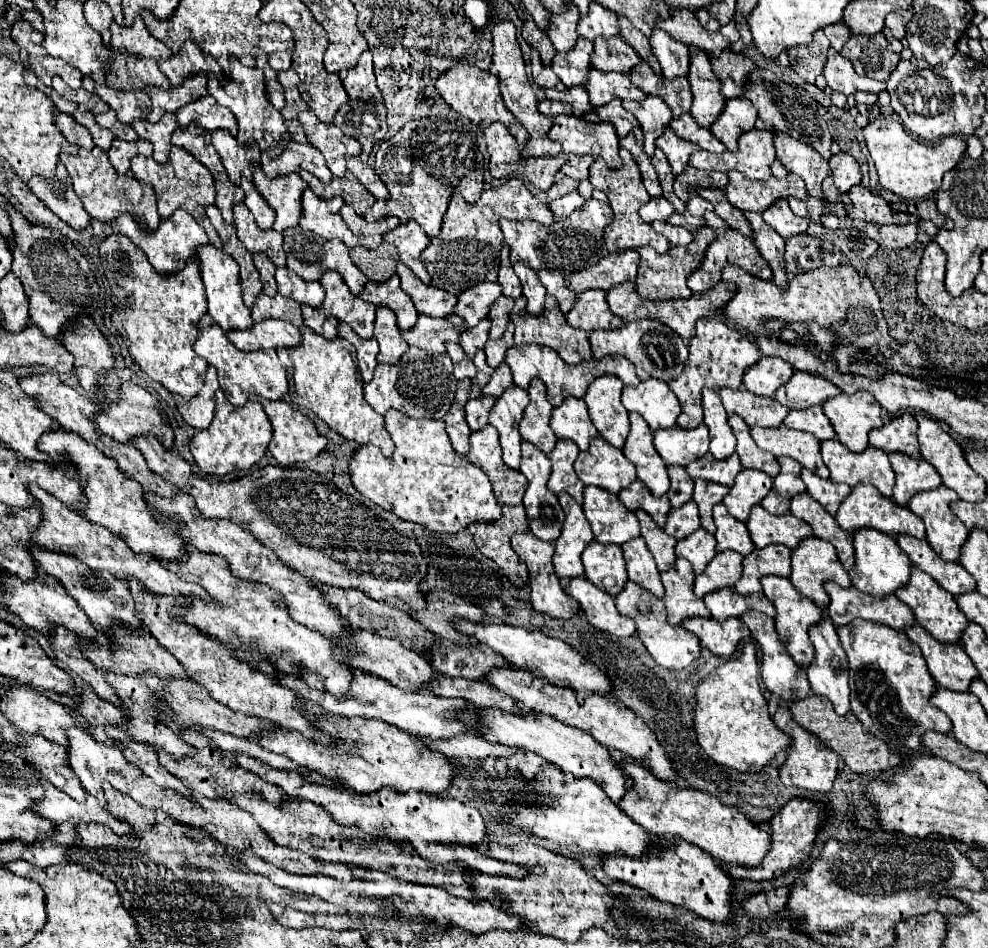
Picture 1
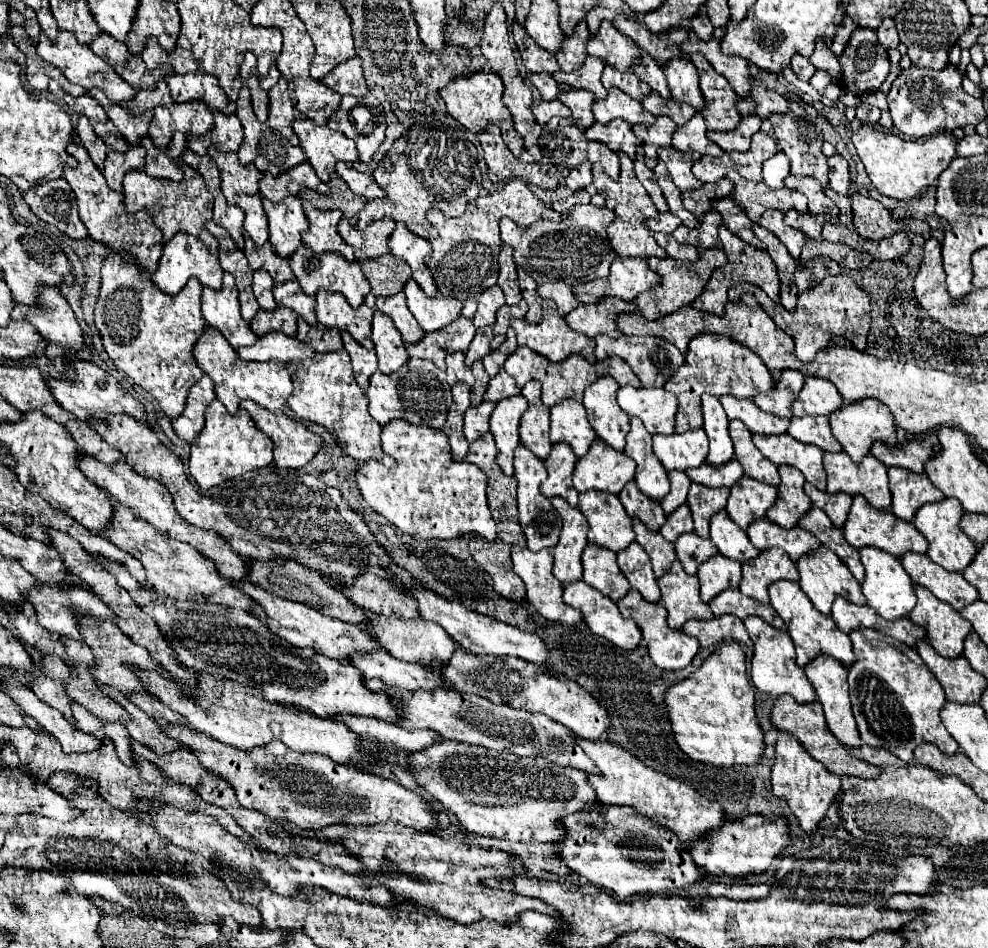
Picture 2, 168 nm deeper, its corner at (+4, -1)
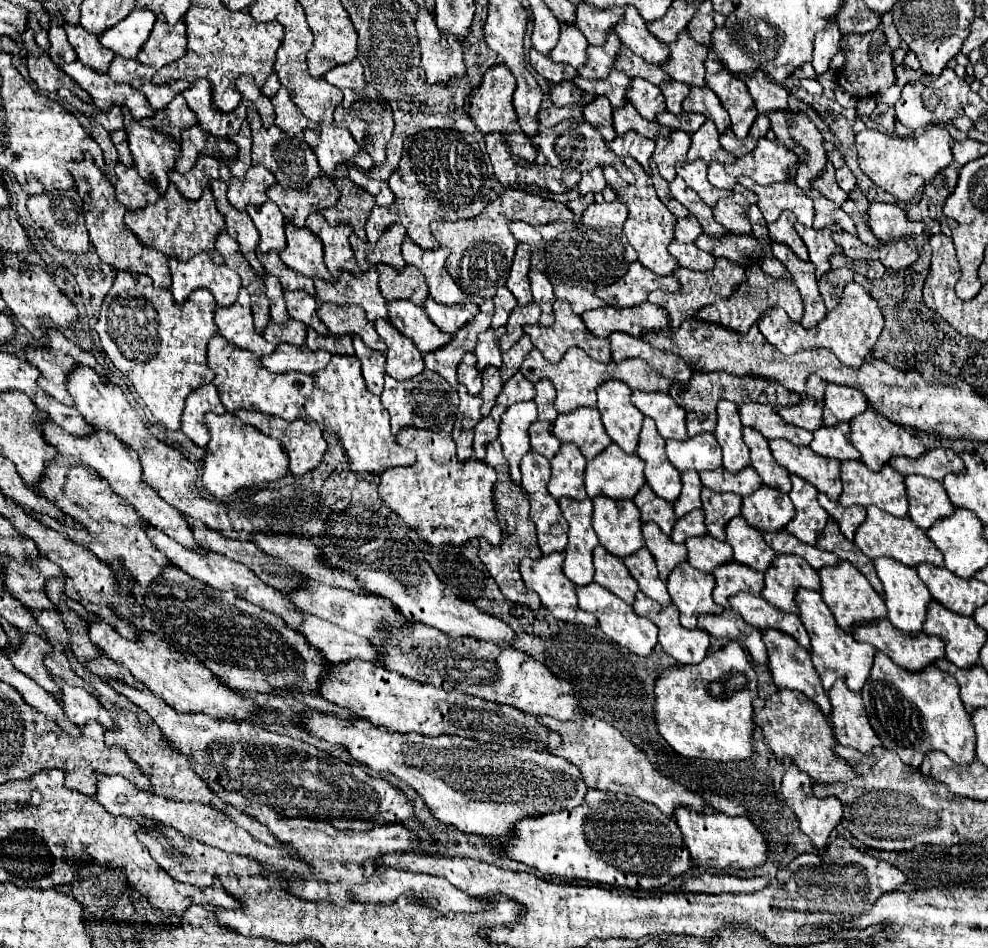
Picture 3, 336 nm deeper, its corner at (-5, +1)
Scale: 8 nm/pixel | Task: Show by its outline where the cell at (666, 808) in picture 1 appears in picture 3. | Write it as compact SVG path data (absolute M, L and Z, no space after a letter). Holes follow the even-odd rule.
M587 715L583 719L583 725L575 725L575 721L557 721L551 717L537 717L537 721L561 735L561 745L549 753L555 753L567 761L571 761L579 771L583 773L583 781L587 781L587 787L611 791L611 793L625 793L639 797L643 801L653 803L659 807L665 815L673 815L677 807L689 807L697 813L705 813L709 807L703 801L701 795L691 793L681 783L667 779L655 771L655 767L649 763L645 753L637 749L631 741L627 741L613 725L607 721L599 721L597 717Z

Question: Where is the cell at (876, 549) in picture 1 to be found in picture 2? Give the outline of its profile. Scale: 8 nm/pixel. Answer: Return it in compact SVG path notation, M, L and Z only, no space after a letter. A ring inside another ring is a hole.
M862 547L860 557L862 557L862 565L866 569L866 577L860 583L866 603L874 611L878 611L878 615L882 615L884 619L906 617L912 611L912 607L916 605L916 595L914 595L914 583L910 583L910 577L906 575L900 559L886 555L886 551L878 551L878 547Z

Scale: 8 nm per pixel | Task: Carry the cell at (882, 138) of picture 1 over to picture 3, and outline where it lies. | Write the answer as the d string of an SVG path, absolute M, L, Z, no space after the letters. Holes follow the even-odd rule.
M933 125L923 133L915 133L913 137L893 137L881 131L865 129L857 133L857 153L861 171L883 191L891 193L901 201L909 201L929 179L935 177L941 169L945 169L953 161L951 153L951 135L945 127Z

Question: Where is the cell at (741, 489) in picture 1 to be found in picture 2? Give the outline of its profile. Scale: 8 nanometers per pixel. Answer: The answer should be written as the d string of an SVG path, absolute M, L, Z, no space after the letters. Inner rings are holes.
M744 475L732 489L726 503L726 513L740 527L748 529L754 519L766 515L766 509L776 501L778 489L758 479Z

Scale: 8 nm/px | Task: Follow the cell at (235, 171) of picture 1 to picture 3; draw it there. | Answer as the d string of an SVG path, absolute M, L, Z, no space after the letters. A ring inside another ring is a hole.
M221 165L221 179L229 187L229 203L235 209L245 209L247 205L263 205L267 201L267 189L275 185L275 177L263 165L253 165L245 179L237 179L231 175L227 165Z

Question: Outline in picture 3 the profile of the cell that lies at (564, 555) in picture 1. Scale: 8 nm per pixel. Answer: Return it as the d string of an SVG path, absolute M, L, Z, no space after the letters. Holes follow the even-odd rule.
M561 499L561 513L569 523L569 543L565 547L565 563L563 573L577 587L593 583L593 549L599 545L597 535L591 527L593 501L583 499Z

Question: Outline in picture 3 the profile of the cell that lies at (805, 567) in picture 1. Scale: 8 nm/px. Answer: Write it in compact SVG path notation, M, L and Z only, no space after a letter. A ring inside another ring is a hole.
M843 561L835 567L823 567L823 569L819 569L819 577L821 577L823 601L829 605L837 625L845 633L853 633L853 629L863 623L881 621L887 617L887 607L883 603L883 597L879 597L875 593L875 589L869 585L869 581L851 563Z

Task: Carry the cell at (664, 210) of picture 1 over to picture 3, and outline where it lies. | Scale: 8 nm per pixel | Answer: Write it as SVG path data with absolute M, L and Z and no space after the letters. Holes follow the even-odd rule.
M691 215L687 219L679 219L677 221L677 227L675 227L675 239L681 241L681 243L695 243L697 237L701 235L701 225L699 221Z

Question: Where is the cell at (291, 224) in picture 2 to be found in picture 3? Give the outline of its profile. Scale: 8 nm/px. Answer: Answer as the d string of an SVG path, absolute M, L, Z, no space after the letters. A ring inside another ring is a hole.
M291 223L285 225L285 233L287 233L287 247L279 253L281 261L289 269L305 277L319 277L327 283L333 283L333 277L323 263L323 245L315 241L315 235L307 227L297 229Z

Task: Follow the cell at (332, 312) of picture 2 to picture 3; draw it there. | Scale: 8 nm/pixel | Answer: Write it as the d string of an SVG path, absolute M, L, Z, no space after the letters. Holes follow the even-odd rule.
M321 303L317 309L317 315L333 335L359 335L363 343L369 345L371 349L381 351L381 353L387 351L387 345L381 341L373 323L367 321L359 305L337 307L331 303Z

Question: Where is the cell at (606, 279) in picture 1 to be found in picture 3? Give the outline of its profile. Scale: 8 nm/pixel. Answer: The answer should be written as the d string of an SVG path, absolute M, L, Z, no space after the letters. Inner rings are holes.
M635 261L617 283L605 289L599 289L597 295L611 307L635 307L647 301L647 295L655 289L677 293L679 281L673 275L669 277L655 275L653 271L643 267L639 261Z

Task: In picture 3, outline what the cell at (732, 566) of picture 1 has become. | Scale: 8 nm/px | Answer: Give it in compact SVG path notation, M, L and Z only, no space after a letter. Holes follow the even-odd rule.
M737 561L725 563L721 567L717 567L713 571L717 585L713 589L713 599L723 607L723 609L731 609L729 605L729 597L739 593L739 591L747 591L747 593L761 593L763 589L763 573L753 571Z

